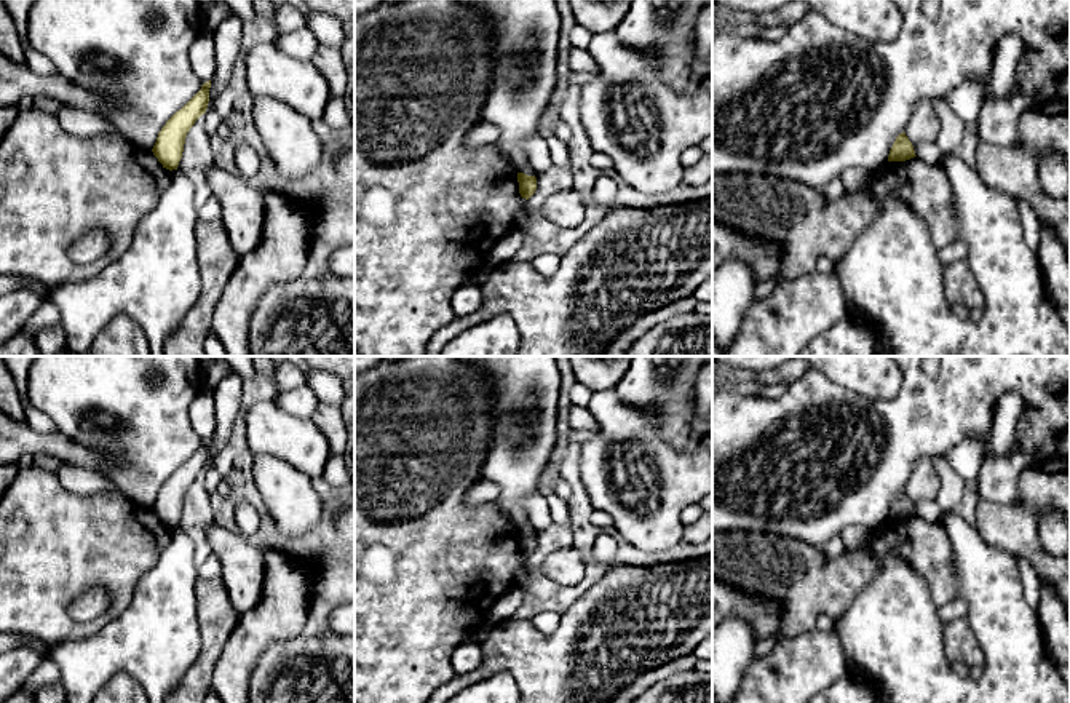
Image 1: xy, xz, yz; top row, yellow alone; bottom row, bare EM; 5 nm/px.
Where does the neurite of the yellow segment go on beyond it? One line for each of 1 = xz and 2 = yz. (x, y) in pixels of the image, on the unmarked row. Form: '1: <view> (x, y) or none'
1: none
2: none

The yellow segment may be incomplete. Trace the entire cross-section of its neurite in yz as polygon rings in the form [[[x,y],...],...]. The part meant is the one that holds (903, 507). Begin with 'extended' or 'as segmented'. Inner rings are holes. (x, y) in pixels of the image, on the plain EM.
as segmented; [[[901,491],[888,513],[888,519],[906,519],[917,514],[912,500],[906,494],[906,491]]]

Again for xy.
as segmented; [[[211,438],[203,441],[201,447],[180,468],[177,468],[158,491],[152,510],[163,526],[169,529],[177,527],[187,491],[195,479],[206,471],[209,446]]]

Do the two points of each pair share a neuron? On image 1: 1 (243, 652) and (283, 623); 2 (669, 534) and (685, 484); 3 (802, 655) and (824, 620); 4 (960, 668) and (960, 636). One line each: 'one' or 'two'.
1: one
2: one
3: two
4: two

